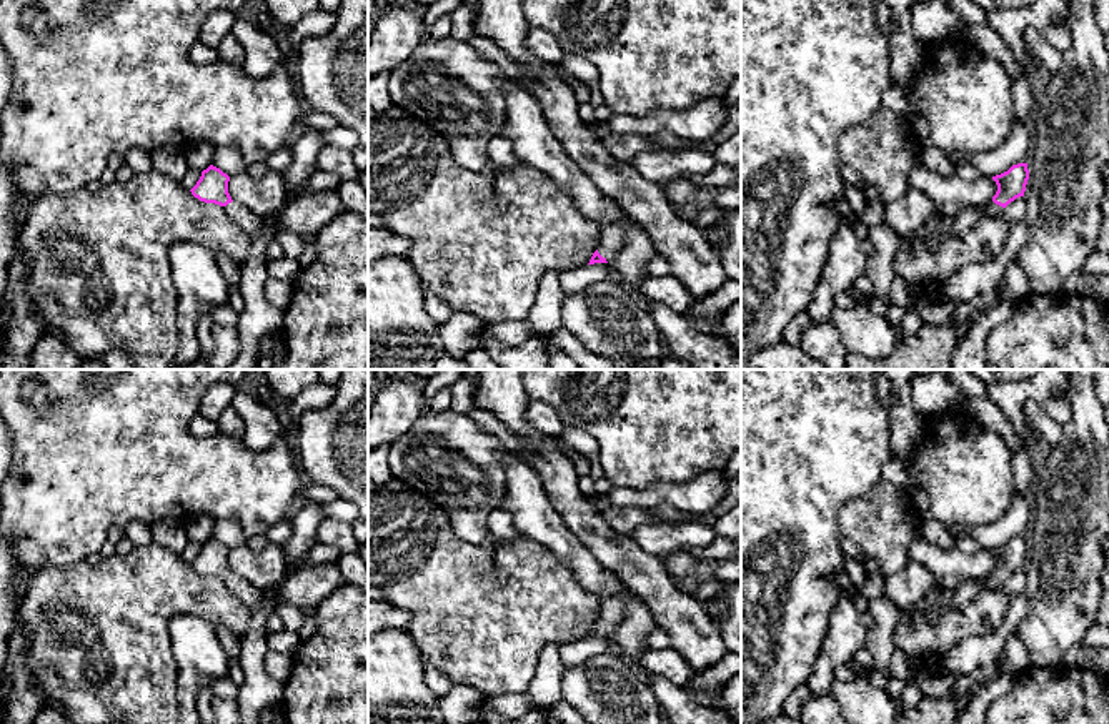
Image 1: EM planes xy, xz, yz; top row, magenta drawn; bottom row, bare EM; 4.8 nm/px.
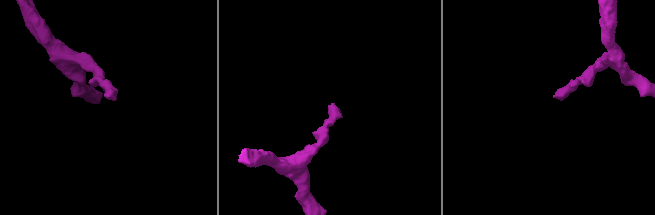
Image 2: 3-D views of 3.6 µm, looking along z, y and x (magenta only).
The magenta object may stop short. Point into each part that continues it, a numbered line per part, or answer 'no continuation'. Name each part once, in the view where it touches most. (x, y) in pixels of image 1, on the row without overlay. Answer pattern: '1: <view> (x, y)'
1: xz (611, 611)

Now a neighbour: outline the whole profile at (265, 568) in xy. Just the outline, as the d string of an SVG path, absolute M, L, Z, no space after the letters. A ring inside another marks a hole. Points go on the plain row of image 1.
M266 544L260 551L248 546L230 549L228 566L233 574L260 589L273 588L286 576L278 544Z

